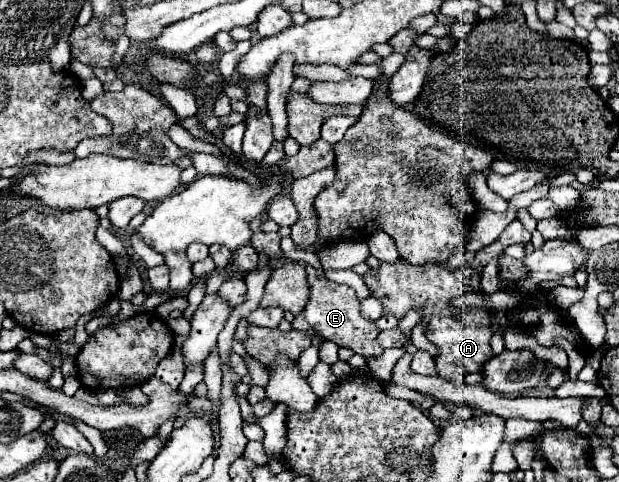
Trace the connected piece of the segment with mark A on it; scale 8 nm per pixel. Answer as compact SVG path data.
M399 258L399 262L395 262L395 264L381 262L381 266L377 270L367 270L363 274L363 282L371 290L371 296L381 300L383 314L391 314L397 320L401 320L407 310L421 308L421 298L427 298L425 308L421 310L421 316L423 316L421 322L425 326L425 336L429 338L429 342L433 342L439 348L439 356L435 360L437 362L437 372L439 372L441 378L447 378L449 382L455 382L457 386L463 386L467 374L479 372L485 366L485 362L489 362L495 356L493 350L491 350L491 344L489 344L491 336L493 336L493 332L491 332L491 314L487 314L487 324L477 324L477 322L471 322L471 320L457 320L453 316L453 306L447 300L447 298L461 298L467 292L481 292L481 286L477 284L479 280L481 280L481 268L461 266L457 270L449 270L445 264L437 264L437 262L425 262L423 266L411 266L409 262L403 262L403 258Z

